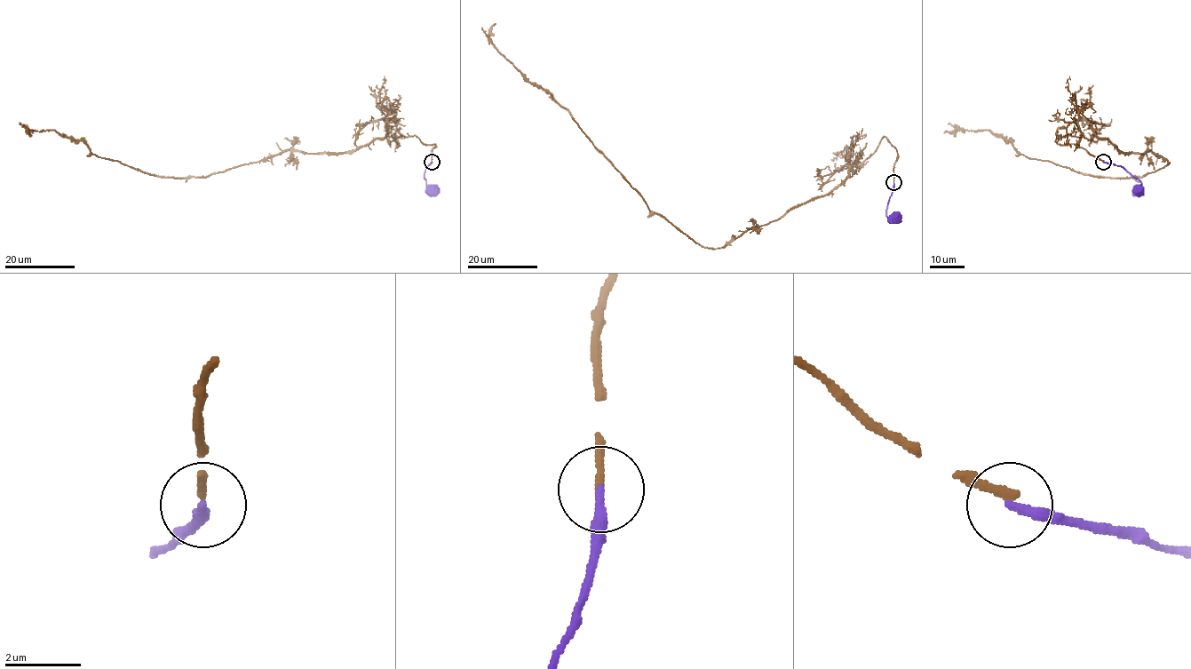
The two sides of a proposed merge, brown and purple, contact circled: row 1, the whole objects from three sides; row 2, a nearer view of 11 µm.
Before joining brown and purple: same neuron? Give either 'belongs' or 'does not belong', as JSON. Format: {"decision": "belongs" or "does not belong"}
{"decision": "does not belong"}

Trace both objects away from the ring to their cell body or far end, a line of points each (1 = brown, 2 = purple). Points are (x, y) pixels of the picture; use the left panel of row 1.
1: (432, 161), (435, 143), (400, 137), (162, 178), (54, 131), (33, 133)
2: (432, 162), (424, 172), (426, 183), (432, 189)

